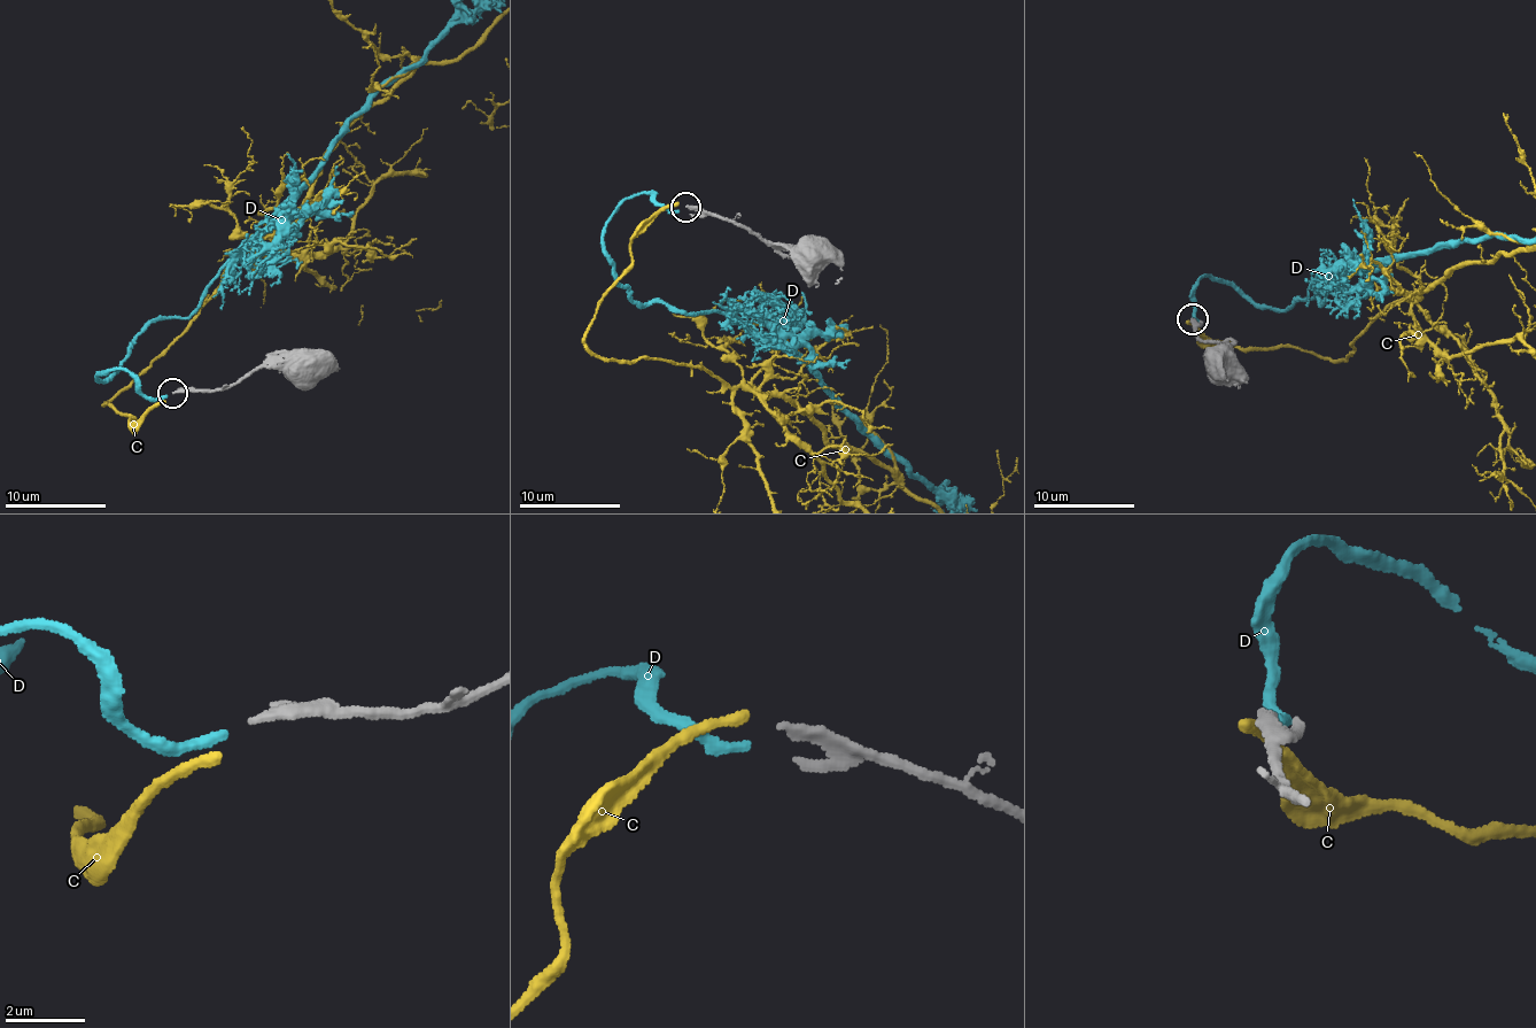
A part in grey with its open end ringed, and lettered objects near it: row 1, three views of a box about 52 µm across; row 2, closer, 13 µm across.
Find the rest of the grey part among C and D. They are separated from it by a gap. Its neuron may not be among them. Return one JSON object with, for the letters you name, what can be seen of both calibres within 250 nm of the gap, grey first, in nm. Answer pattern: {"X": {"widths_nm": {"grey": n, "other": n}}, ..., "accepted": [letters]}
{"D": {"widths_nm": {"grey": 240, "other": 280}}, "accepted": ["D"]}

